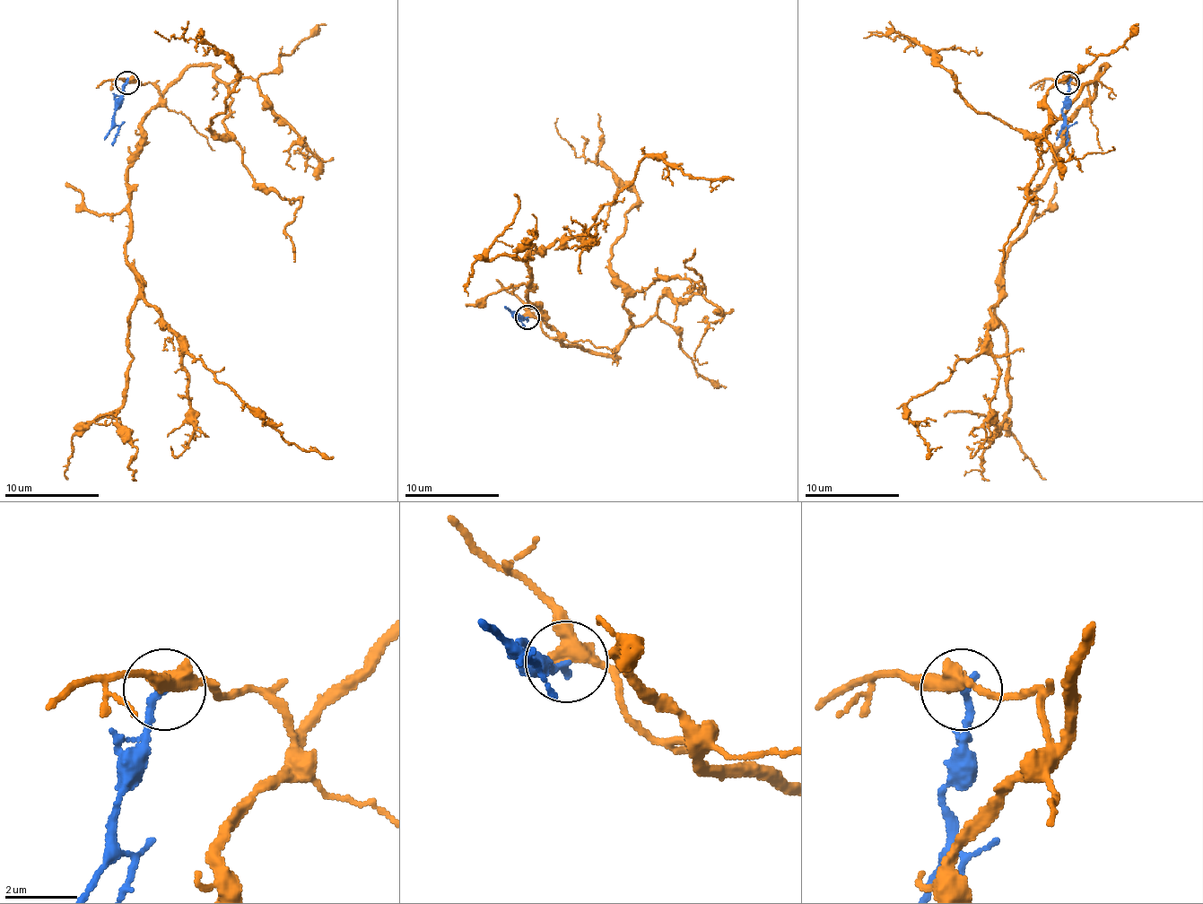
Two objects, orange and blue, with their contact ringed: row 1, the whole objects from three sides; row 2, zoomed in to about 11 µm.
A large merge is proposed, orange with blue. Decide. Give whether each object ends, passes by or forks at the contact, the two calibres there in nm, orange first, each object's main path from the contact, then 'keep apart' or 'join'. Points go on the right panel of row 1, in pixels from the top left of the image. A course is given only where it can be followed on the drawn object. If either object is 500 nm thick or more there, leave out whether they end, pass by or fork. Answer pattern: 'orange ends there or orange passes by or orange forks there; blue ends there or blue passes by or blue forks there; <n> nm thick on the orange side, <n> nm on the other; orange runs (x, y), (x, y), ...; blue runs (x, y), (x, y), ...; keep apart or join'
orange passes by; blue ends there; 440 nm thick on the orange side, 240 nm on the other; orange runs (1067, 82), (1086, 82), (1089, 96), (1065, 125), (1027, 231), (1011, 247), (987, 344), (907, 404), (930, 458); blue runs (1067, 82), (1067, 103), (1063, 113), (1067, 136), (1065, 146); keep apart

